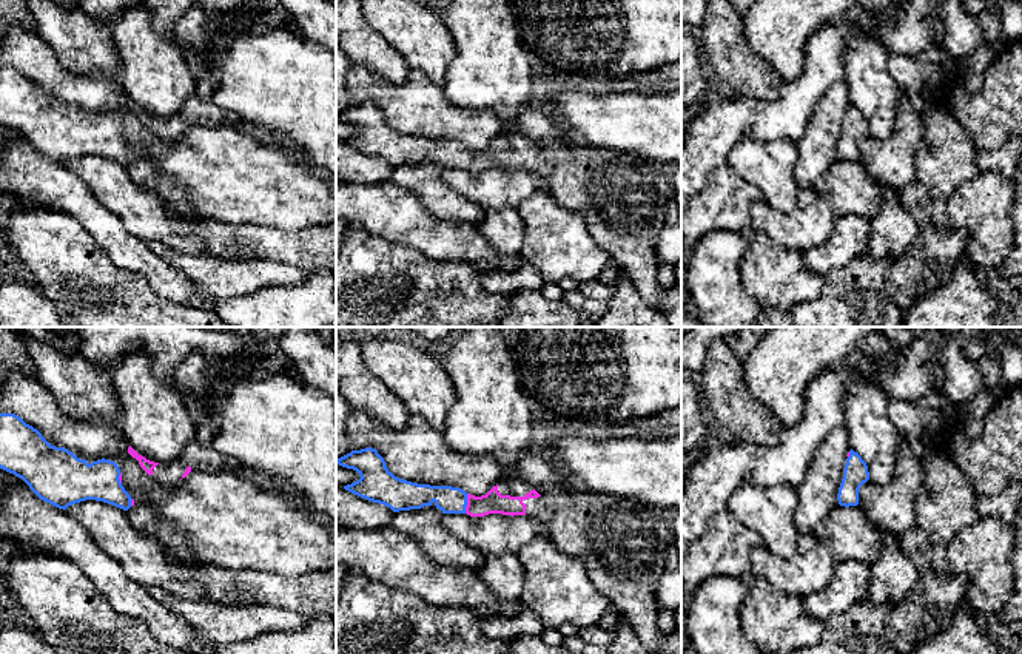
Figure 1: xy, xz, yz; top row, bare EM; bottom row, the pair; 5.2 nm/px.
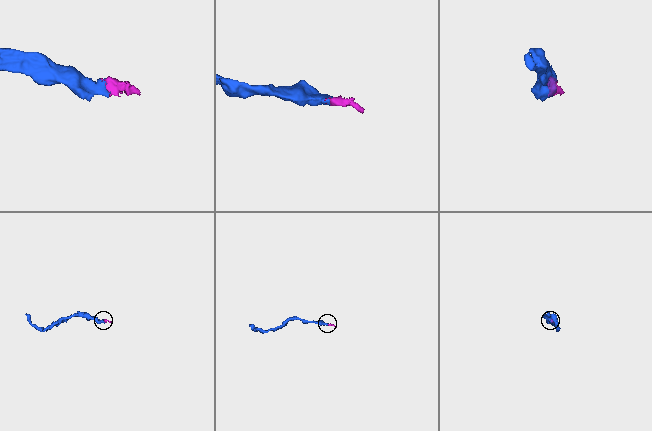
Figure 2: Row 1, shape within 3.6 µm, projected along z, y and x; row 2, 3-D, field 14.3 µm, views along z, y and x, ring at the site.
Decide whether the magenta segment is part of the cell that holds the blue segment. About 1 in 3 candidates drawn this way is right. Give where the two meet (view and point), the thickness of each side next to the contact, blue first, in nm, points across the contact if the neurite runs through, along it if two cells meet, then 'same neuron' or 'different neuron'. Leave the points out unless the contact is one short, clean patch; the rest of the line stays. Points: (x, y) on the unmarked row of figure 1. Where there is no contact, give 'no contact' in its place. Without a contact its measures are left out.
meets blue in xz at (466, 158); 140 nm thick on the blue side, 110 nm on the other; runs through xz (450, 155), (466, 158), (492, 156); same neuron

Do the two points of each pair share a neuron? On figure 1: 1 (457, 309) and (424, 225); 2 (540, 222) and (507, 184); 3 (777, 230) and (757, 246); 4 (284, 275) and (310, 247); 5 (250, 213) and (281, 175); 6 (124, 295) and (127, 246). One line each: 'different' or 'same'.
1: different
2: different
3: different
4: different
5: same
6: different

